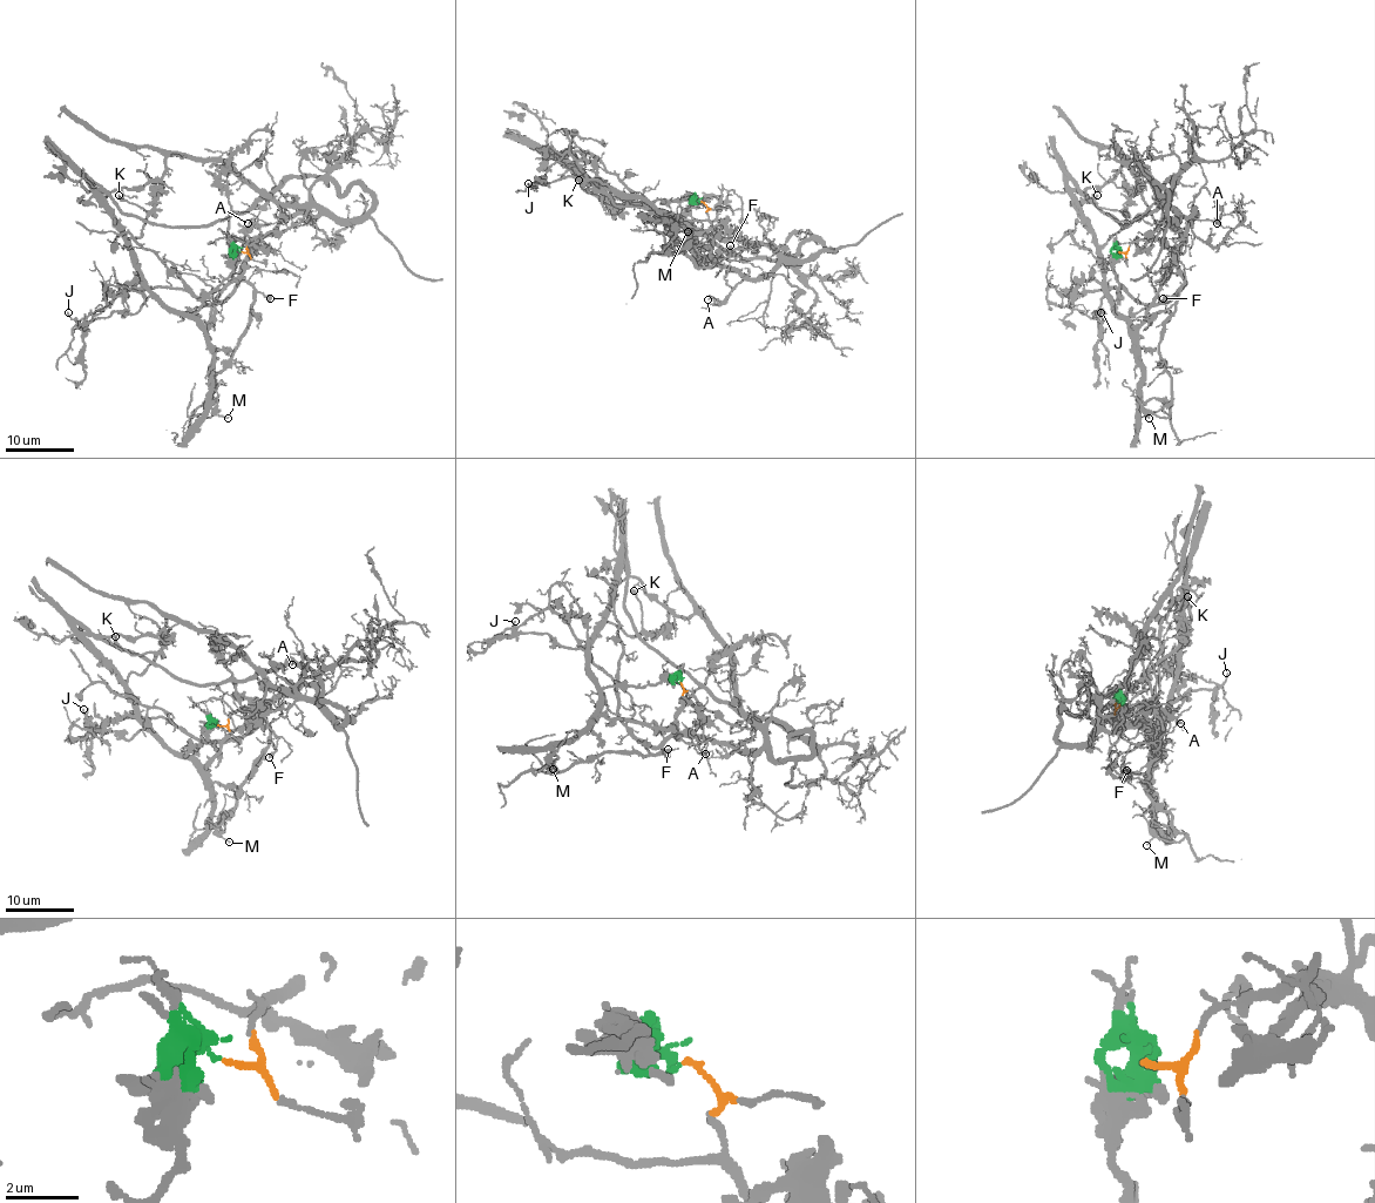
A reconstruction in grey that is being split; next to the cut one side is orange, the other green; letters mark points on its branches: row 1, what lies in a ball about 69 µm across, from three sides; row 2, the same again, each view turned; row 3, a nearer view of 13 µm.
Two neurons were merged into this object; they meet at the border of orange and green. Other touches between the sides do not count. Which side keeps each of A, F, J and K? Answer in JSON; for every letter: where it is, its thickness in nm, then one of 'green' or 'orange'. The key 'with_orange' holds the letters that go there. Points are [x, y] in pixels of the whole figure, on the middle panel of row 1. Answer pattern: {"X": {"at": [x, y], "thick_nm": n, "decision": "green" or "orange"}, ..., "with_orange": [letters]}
{"A": {"at": [708, 299], "thick_nm": 120, "decision": "orange"}, "F": {"at": [730, 245], "thick_nm": 480, "decision": "orange"}, "J": {"at": [528, 183], "thick_nm": 200, "decision": "green"}, "K": {"at": [578, 180], "thick_nm": 240, "decision": "green"}, "with_orange": ["A", "F"]}

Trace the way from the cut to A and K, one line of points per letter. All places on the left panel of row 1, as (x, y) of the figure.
A: (242, 251), (258, 236), (295, 225), (310, 207), (318, 213), (288, 216), (286, 198), (275, 188), (249, 224)
K: (239, 251), (196, 311), (174, 311), (127, 243), (141, 236), (144, 210), (119, 195)

